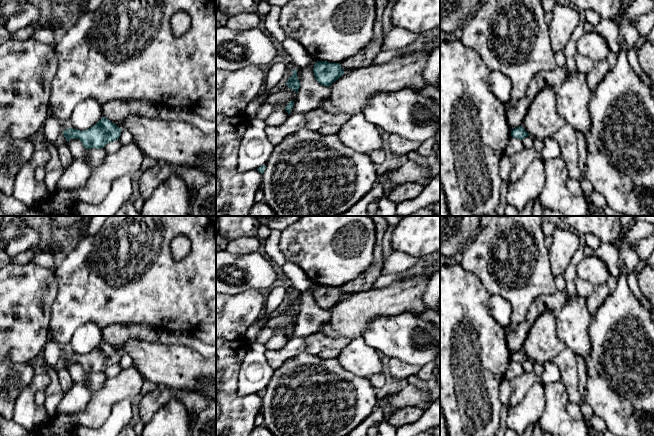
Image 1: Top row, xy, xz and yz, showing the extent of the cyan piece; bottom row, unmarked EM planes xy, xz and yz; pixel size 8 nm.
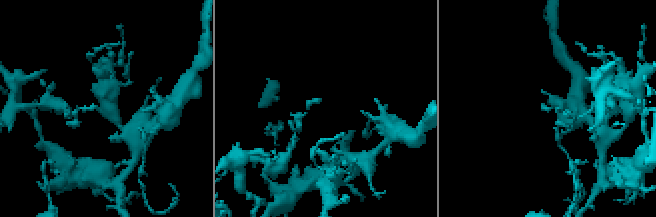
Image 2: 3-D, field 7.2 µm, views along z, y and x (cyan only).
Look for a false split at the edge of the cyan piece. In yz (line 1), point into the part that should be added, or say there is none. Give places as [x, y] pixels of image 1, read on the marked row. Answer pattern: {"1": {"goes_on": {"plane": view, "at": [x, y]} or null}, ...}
{"1": {"goes_on": null}}

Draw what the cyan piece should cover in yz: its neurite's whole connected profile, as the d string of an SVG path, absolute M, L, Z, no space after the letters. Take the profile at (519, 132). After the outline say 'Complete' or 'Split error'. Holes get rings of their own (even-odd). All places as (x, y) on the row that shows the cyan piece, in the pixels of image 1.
M520 126L520 127L517 127L513 130L511 130L511 136L522 140L525 137L528 137L529 134L525 131L525 129L522 126Z. Complete

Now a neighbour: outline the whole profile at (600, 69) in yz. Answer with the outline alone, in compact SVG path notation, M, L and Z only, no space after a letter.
M607 60L594 63L593 69L588 74L586 74L587 84L592 92L598 87L609 70L610 67Z

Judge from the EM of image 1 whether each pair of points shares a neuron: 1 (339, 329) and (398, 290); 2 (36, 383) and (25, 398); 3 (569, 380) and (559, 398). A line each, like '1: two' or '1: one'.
1: one
2: one
3: two

